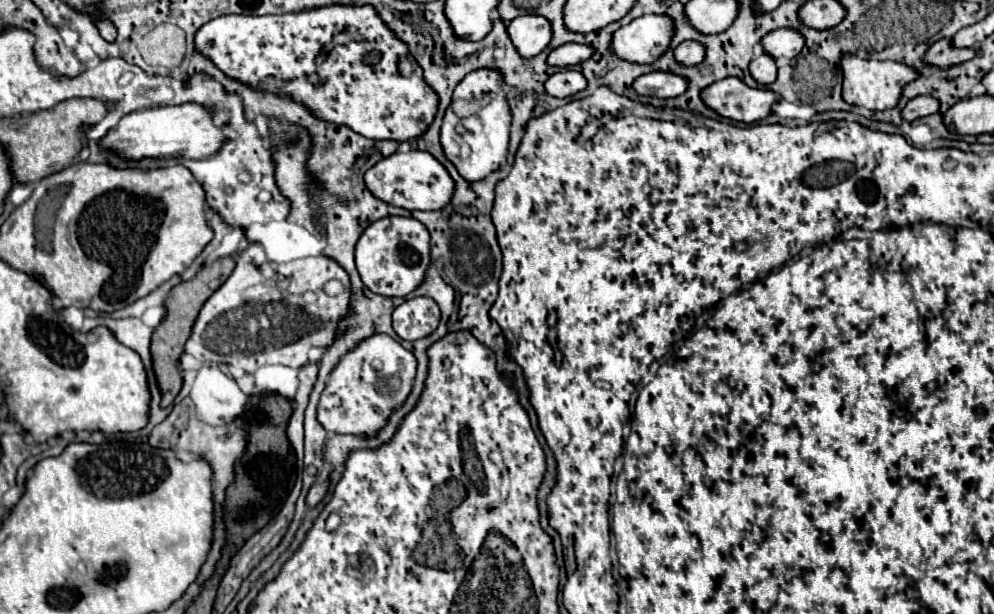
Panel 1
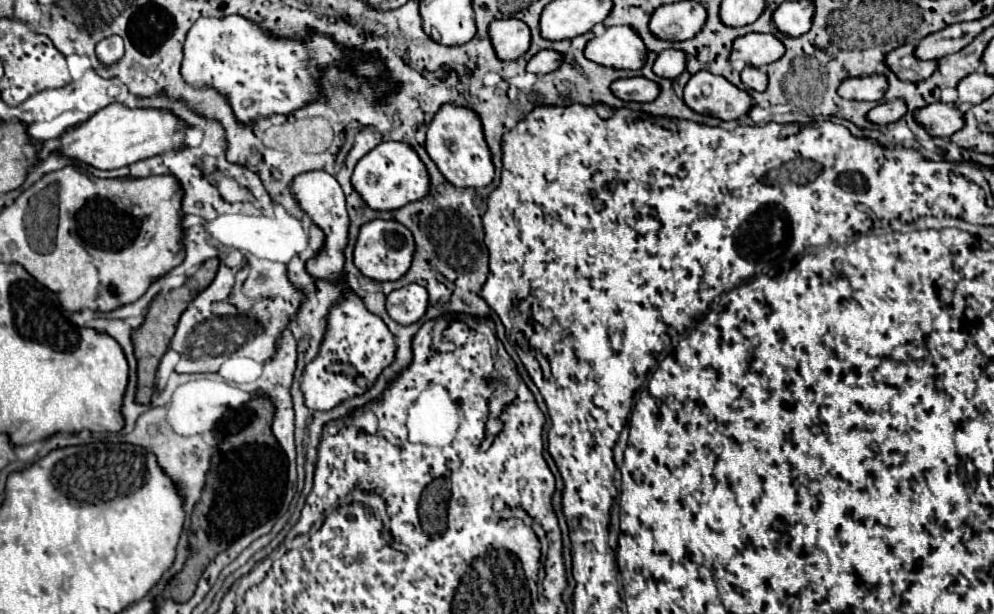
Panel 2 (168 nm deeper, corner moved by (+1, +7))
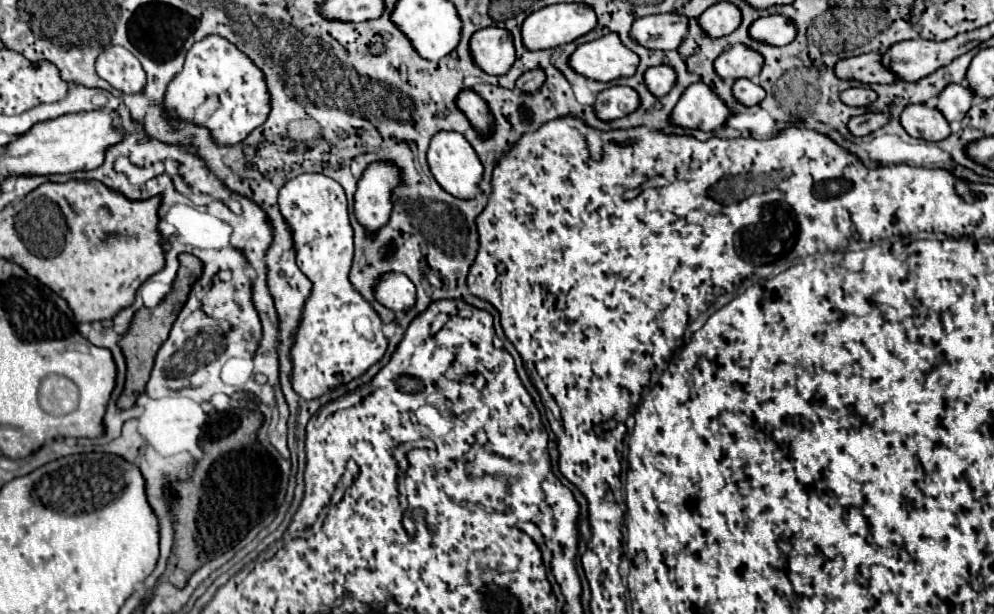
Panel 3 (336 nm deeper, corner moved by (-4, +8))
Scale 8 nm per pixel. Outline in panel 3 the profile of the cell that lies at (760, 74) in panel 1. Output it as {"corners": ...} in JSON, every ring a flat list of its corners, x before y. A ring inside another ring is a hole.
{"corners":[[739,78,733,84,733,96,743,106,755,106,765,98,765,90,747,78]]}

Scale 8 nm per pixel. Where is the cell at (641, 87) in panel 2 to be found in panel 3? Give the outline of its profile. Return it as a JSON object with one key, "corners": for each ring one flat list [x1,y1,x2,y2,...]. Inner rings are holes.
{"corners":[[613,86,597,94,593,112,599,120,611,122,635,112,639,106,639,96,629,86]]}

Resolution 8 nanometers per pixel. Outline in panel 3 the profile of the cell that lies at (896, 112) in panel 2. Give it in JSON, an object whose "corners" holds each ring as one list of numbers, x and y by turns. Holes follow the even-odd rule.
{"corners":[[867,112,863,116,855,116,847,122,847,128,853,136,867,136,869,132,885,126,889,122,887,114,879,114,879,112]]}

